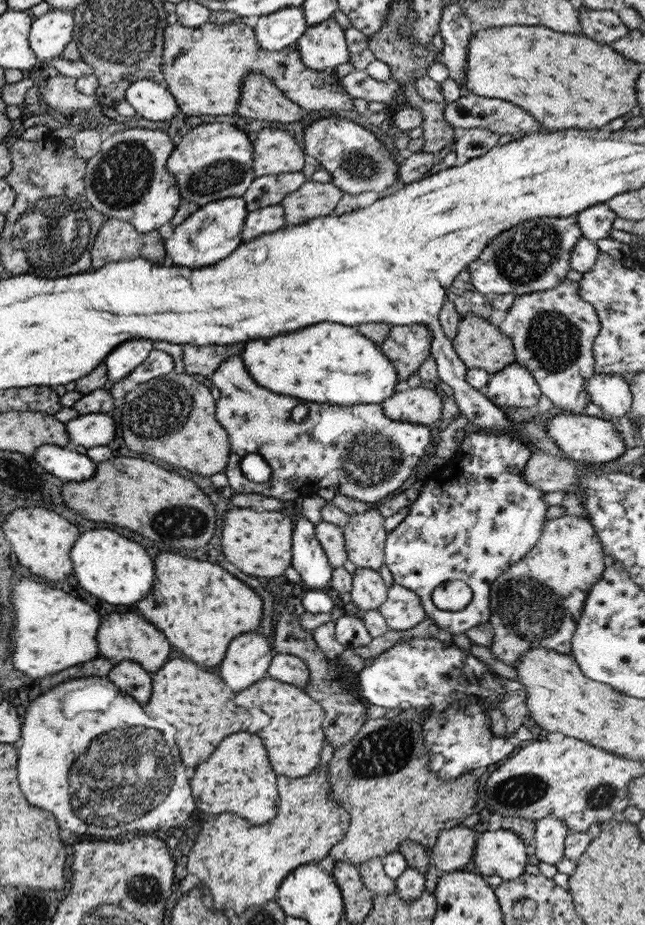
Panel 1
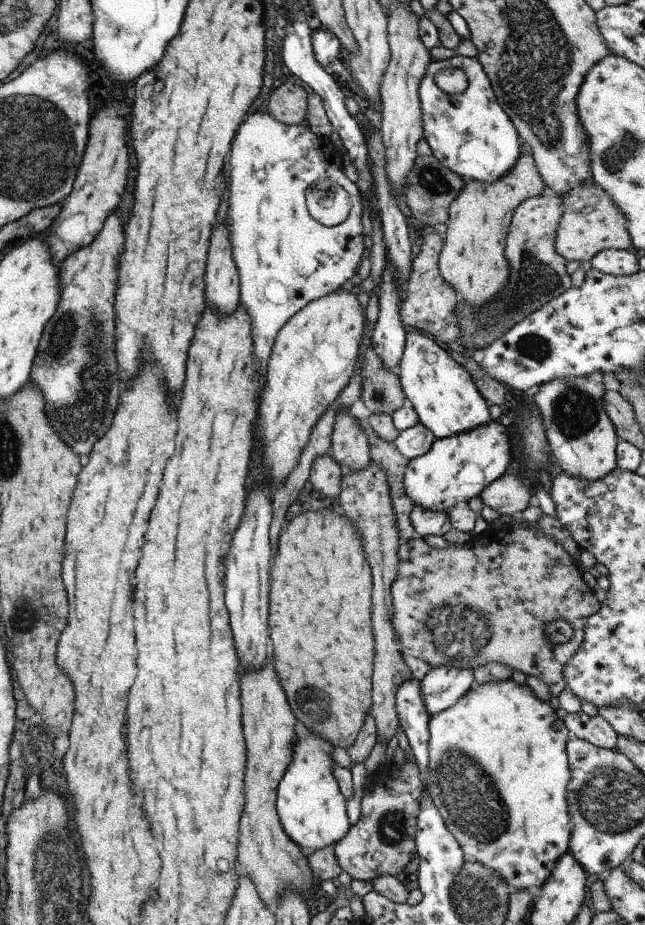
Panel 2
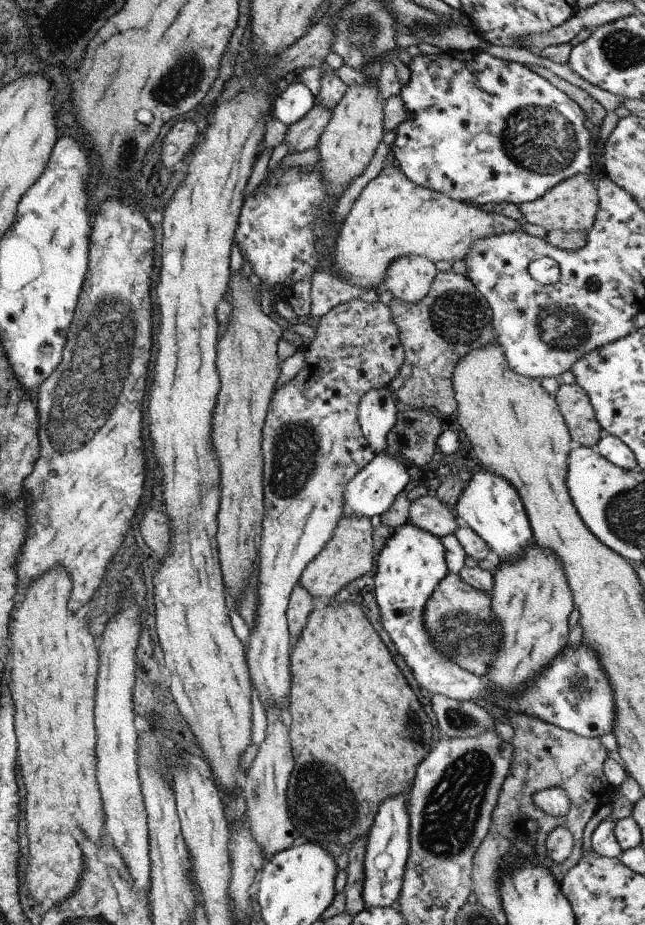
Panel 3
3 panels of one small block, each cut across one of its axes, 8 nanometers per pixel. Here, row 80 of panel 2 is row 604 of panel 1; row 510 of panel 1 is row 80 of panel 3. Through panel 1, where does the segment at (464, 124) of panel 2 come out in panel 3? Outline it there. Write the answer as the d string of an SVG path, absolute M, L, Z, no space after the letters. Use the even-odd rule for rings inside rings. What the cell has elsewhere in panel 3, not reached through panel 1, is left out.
M484 50L470 51L441 51L438 54L423 54L411 57L405 65L410 75L407 83L399 90L399 98L403 102L403 108L410 112L410 117L401 121L393 131L394 139L390 144L390 152L393 161L401 172L414 184L435 192L447 195L453 200L466 202L476 207L491 203L511 203L519 205L528 203L539 198L547 189L554 184L573 176L575 173L591 174L592 157L591 150L593 142L589 135L590 126L586 122L585 115L579 106L565 93L553 87L548 81L538 76L535 72L527 69L521 63L495 58Z

